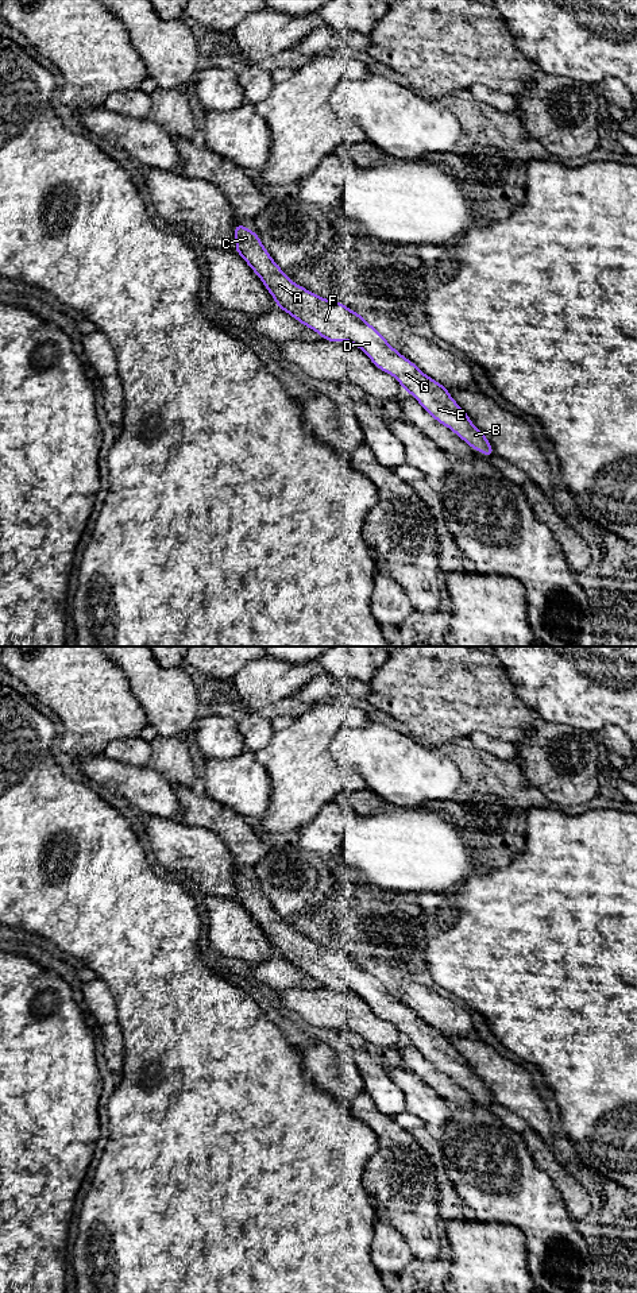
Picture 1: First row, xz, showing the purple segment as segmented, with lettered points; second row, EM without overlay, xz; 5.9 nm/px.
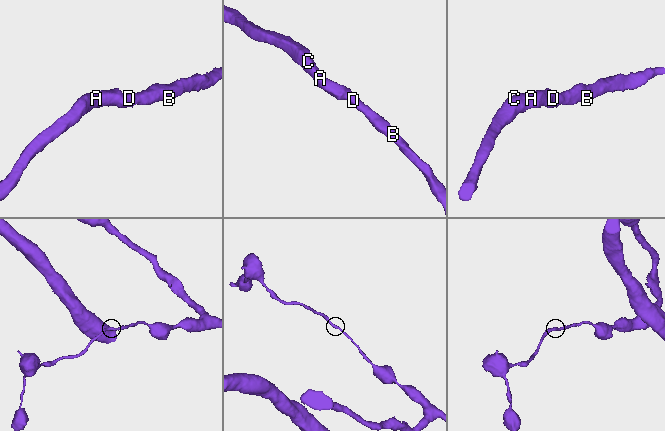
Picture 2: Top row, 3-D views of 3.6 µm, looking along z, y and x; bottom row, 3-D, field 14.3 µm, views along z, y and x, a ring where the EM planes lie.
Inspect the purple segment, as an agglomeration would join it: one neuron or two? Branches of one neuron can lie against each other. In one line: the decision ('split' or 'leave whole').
leave whole

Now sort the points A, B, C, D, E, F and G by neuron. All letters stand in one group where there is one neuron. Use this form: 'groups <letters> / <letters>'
groups A B C D E F G

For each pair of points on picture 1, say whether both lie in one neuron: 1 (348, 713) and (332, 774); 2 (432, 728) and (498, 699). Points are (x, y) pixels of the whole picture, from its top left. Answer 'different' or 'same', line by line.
1: same
2: same

